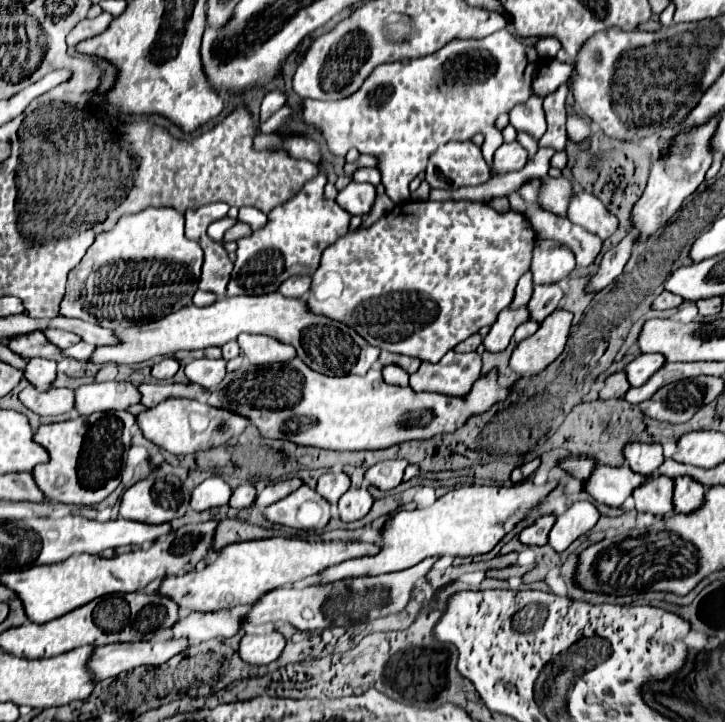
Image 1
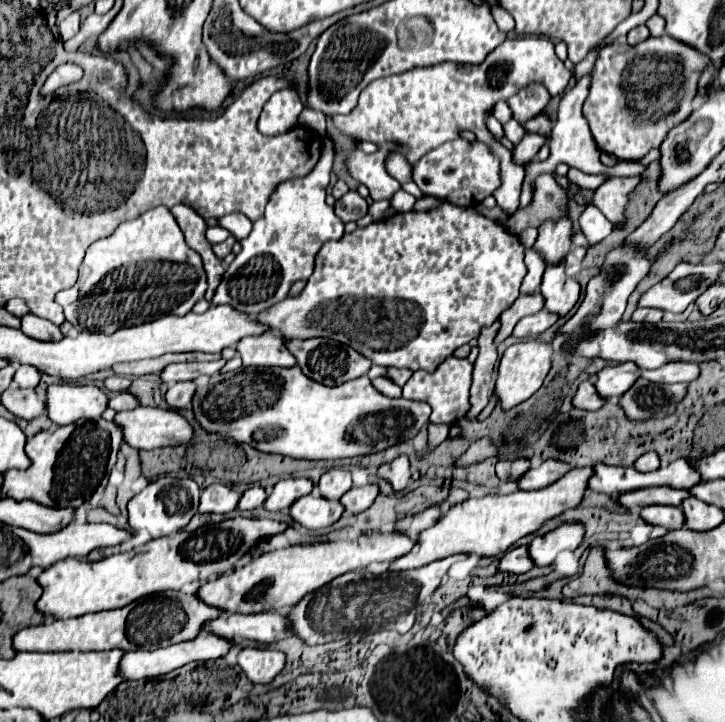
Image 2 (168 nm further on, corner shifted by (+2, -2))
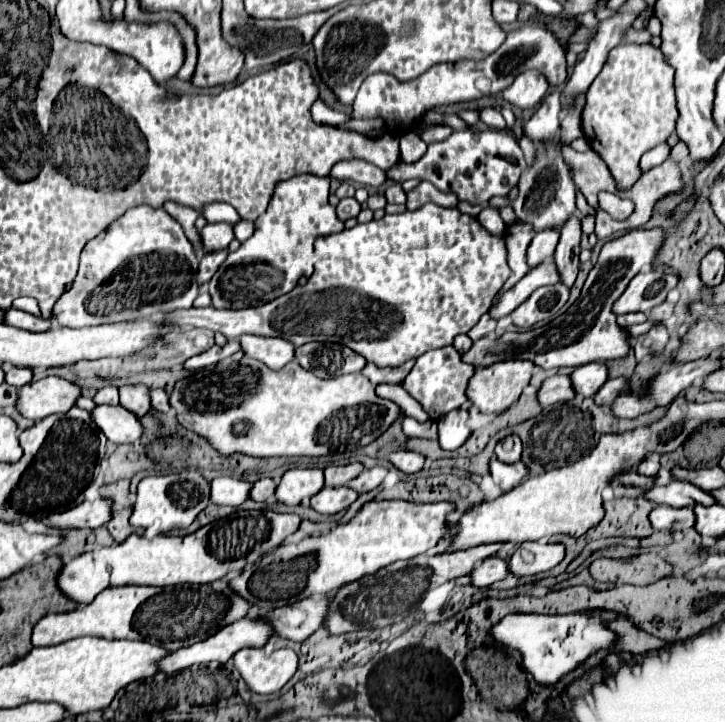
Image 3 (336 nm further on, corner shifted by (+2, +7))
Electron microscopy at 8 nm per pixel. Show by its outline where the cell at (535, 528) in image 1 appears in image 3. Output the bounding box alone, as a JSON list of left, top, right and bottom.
[472,557,508,587]

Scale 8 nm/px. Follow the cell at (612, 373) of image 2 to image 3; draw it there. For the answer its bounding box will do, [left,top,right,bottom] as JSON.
[570,363,608,397]

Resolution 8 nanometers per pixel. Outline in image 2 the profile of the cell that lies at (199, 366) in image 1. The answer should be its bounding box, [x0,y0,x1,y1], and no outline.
[166,382,196,410]

